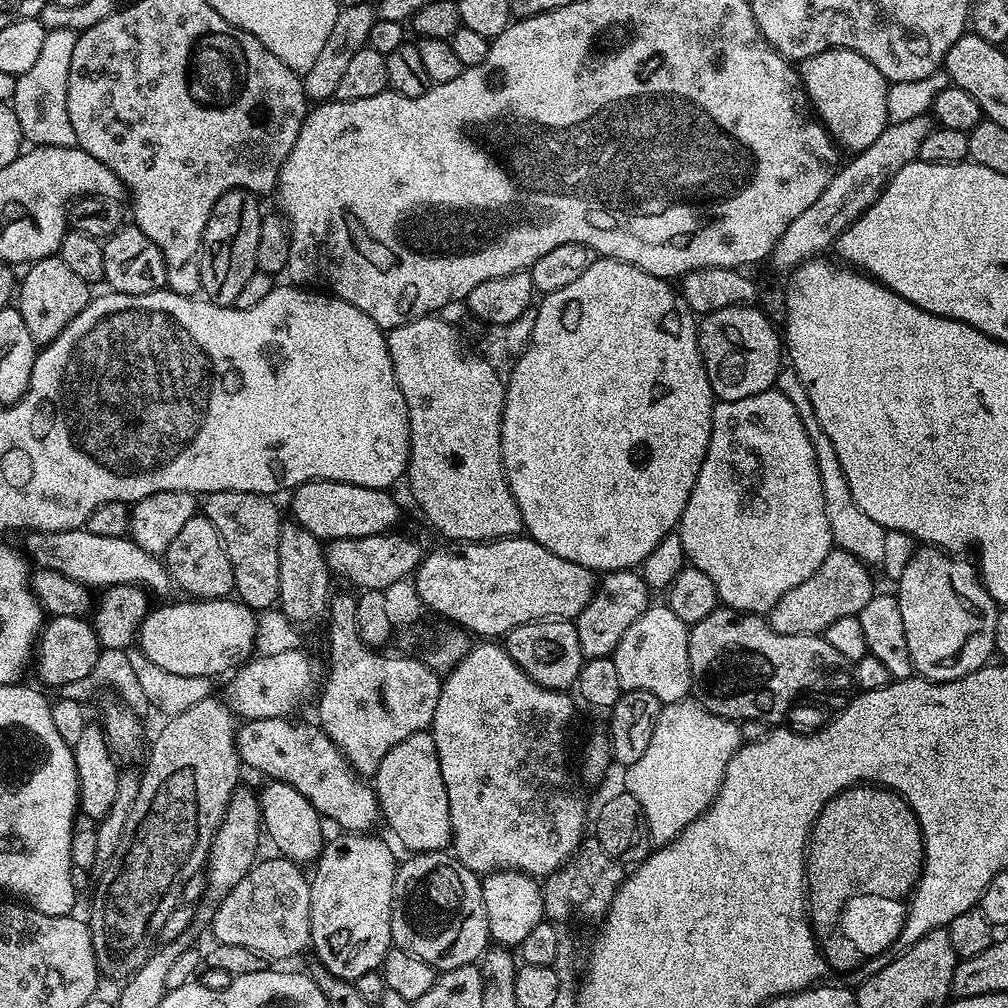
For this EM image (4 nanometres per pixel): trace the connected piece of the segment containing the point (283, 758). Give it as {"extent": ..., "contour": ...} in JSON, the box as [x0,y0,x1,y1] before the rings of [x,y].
{"extent":[236,718,381,834],"contour":[[[258,718],[239,725],[236,734],[241,763],[268,776],[269,781],[281,780],[294,786],[319,810],[321,817],[333,820],[337,829],[348,834],[368,834],[376,819],[381,819],[380,803],[375,787],[352,769],[344,752],[324,733],[319,723],[295,724],[295,719]]]}

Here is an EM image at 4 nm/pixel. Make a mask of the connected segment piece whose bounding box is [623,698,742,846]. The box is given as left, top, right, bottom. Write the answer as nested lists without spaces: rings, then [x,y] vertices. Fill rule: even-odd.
[[[685,698],[661,707],[654,734],[638,762],[627,765],[623,787],[642,806],[650,826],[653,845],[668,844],[694,818],[714,802],[724,781],[726,766],[740,748],[740,726],[702,706],[695,698]]]

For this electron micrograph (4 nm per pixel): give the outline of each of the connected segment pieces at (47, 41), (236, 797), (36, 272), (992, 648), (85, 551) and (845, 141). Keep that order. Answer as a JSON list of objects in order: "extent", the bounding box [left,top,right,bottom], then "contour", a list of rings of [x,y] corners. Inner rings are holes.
[{"extent":[12,28,77,148],"contour":[[[70,28],[49,29],[42,42],[41,53],[26,74],[17,77],[15,98],[12,101],[18,118],[21,135],[31,145],[62,146],[71,148],[77,145],[77,135],[70,123],[69,110],[66,108],[66,90],[69,88],[71,55],[77,33]]]},{"extent":[206,790,262,902],"contour":[[[237,790],[234,795],[230,798],[230,802],[228,803],[228,809],[226,810],[226,814],[222,818],[222,822],[220,823],[220,829],[216,831],[216,837],[214,838],[214,842],[212,843],[212,849],[208,851],[208,862],[206,865],[206,892],[210,897],[213,896],[213,901],[219,902],[224,899],[226,894],[230,894],[230,890],[234,890],[234,886],[238,886],[238,882],[242,882],[242,878],[248,873],[249,870],[252,869],[252,865],[255,864],[258,860],[258,855],[256,855],[256,851],[260,848],[260,836],[262,840],[262,821],[260,818],[260,802],[255,791],[253,792],[244,792],[244,790]]]},{"extent":[18,254,94,346],"contour":[[[56,254],[29,263],[26,271],[24,281],[21,279],[18,284],[18,307],[26,322],[26,330],[30,330],[30,338],[34,338],[38,346],[43,346],[58,338],[58,334],[62,334],[62,330],[66,330],[66,326],[70,326],[70,322],[82,314],[88,301],[93,299],[94,292]]]},{"extent":[894,546,998,680],"contour":[[[931,546],[917,547],[914,558],[910,558],[902,578],[895,585],[894,595],[902,610],[902,626],[906,630],[912,670],[926,680],[957,680],[985,667],[996,652],[998,605],[984,588],[977,565],[960,559],[964,558]]]},{"extent":[22,528,170,593],"contour":[[[71,528],[68,532],[33,532],[22,543],[27,559],[36,568],[58,570],[74,582],[86,584],[91,589],[103,590],[119,584],[139,584],[149,593],[164,592],[170,588],[168,568],[155,552],[142,550],[128,536],[102,538],[102,534],[90,534],[84,528]]]},{"extent":[798,48,890,154],"contour":[[[827,48],[824,52],[814,54],[810,58],[799,61],[798,71],[800,81],[804,83],[804,93],[808,95],[808,102],[812,105],[812,111],[816,113],[821,124],[828,129],[829,136],[837,145],[849,148],[849,153],[855,154],[866,150],[870,142],[875,142],[878,134],[890,121],[886,110],[886,94],[889,81],[862,54],[845,48]]]}]

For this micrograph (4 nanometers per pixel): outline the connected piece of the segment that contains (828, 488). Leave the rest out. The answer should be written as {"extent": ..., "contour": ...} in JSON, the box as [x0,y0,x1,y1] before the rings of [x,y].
{"extent":[775,368,886,566],"contour":[[[791,368],[781,369],[776,376],[775,389],[786,395],[798,410],[798,418],[802,418],[802,426],[806,426],[806,434],[810,438],[810,446],[814,446],[814,454],[818,462],[818,474],[822,478],[822,502],[826,502],[826,522],[830,522],[832,543],[841,552],[854,554],[862,563],[869,566],[882,565],[882,553],[886,547],[884,537],[886,529],[878,526],[874,518],[866,518],[862,514],[862,506],[854,502],[854,494],[850,494],[850,482],[846,482],[846,474],[842,474],[842,462],[838,462],[838,454],[834,454],[834,446],[830,438],[826,438],[826,430],[818,422],[818,414],[814,414],[814,406],[810,406],[809,395],[802,386],[801,380]]]}

